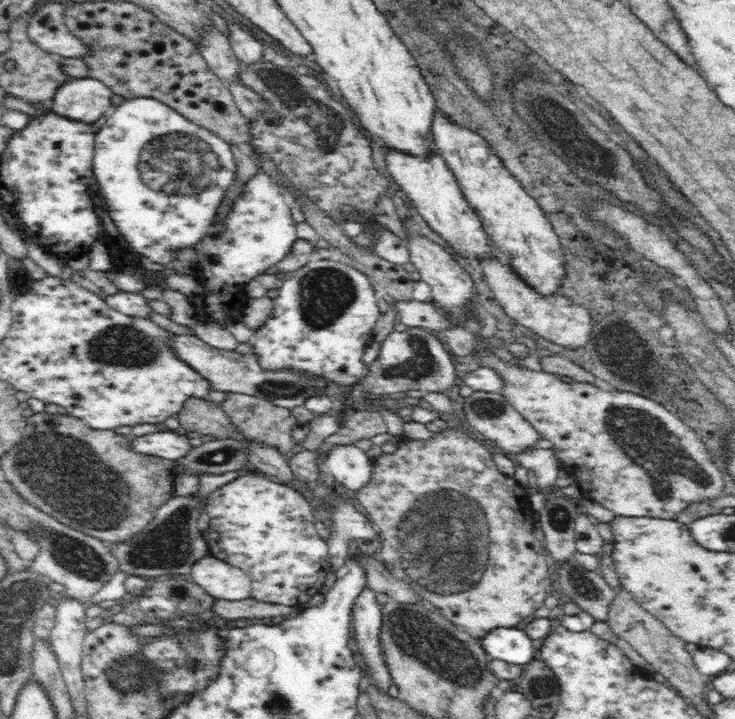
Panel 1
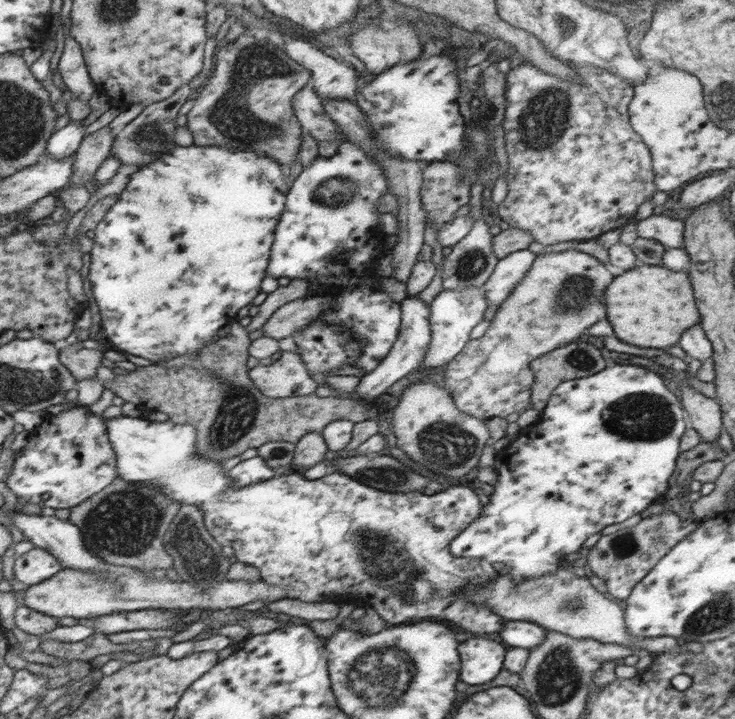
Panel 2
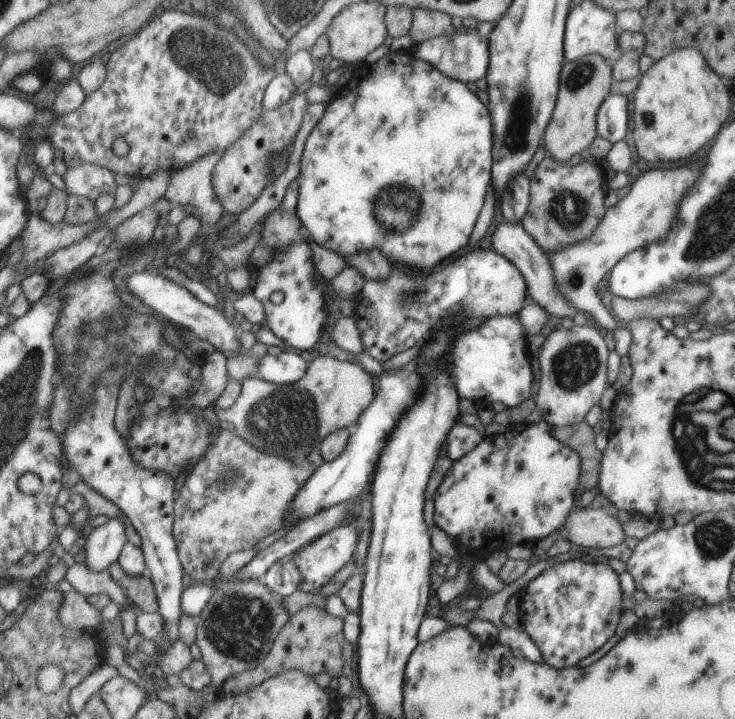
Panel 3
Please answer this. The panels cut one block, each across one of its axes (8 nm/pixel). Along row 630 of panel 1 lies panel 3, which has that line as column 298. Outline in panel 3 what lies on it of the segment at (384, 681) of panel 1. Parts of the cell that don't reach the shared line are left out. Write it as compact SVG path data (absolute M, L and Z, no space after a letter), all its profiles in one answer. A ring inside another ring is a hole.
M279 352L277 356L265 354L261 362L257 362L257 378L269 382L269 384L279 384L279 386L289 386L301 380L309 364L299 356L299 352Z

